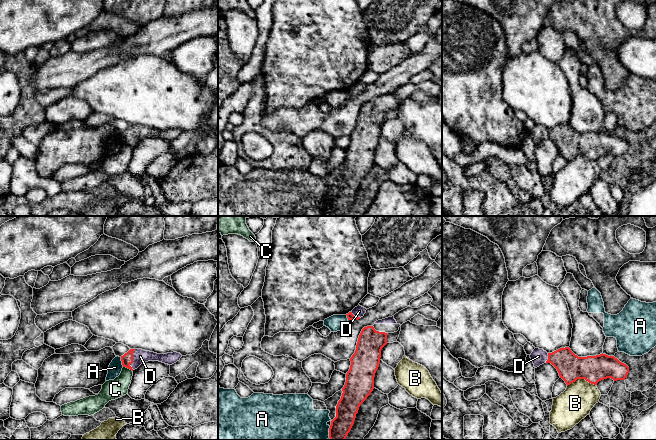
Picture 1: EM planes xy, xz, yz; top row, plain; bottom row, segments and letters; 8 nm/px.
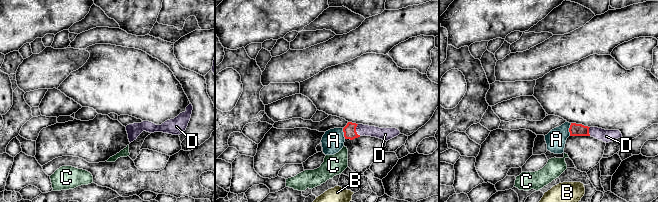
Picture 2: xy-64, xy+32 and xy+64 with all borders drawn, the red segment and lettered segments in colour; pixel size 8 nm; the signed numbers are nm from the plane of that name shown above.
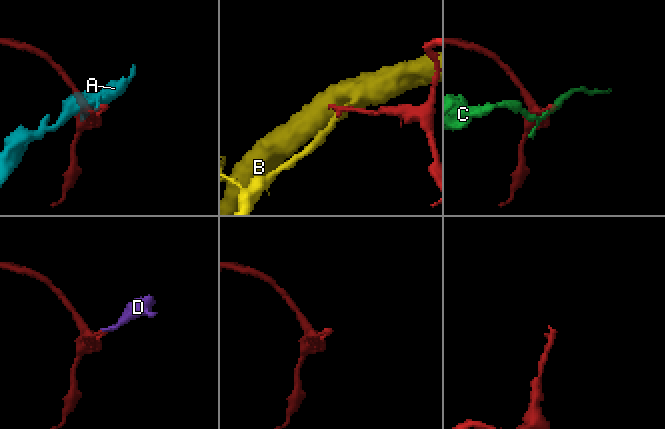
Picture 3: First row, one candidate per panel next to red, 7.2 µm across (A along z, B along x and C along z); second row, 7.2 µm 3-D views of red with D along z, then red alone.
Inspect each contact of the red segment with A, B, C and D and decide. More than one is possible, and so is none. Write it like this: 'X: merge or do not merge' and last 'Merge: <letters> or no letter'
A: do not merge
B: do not merge
C: do not merge
D: merge
Merge: D

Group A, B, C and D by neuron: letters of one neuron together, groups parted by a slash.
A / B / C / D

